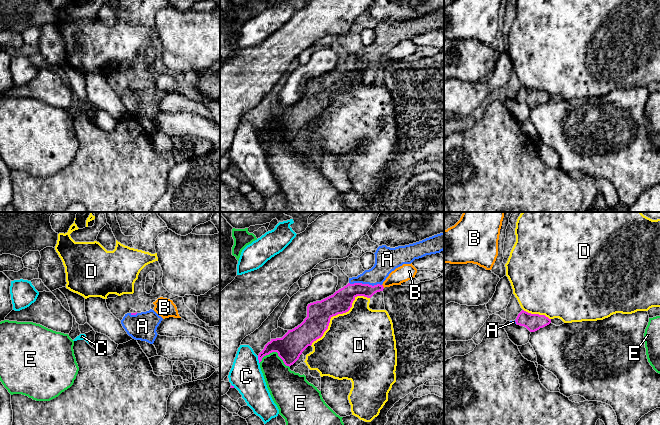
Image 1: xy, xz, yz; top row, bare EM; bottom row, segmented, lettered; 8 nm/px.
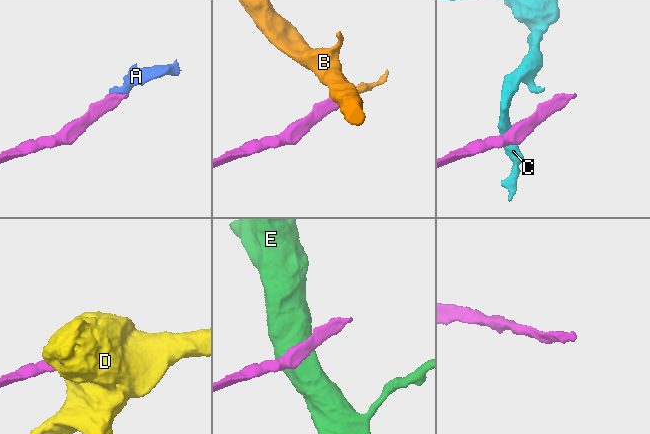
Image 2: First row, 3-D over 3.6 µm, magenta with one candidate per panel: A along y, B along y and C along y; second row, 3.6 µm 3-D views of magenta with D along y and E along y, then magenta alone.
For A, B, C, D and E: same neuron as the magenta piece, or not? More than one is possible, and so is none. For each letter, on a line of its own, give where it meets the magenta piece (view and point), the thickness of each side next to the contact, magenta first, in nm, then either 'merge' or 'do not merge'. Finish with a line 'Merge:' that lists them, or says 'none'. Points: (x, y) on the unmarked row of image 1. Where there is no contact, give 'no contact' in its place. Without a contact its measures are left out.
A: contact xz (365, 60); calibres 180 and 190 nm; merge
B: contact xz (382, 62); calibres 110 and 130 nm; do not merge
C: contact xz (258, 135); calibres 180 and 260 nm; do not merge
D: contact xz (338, 89); calibres 200 and 460 nm; do not merge
E: contact xz (275, 127); calibres 200 and 240 nm; do not merge
Merge: A

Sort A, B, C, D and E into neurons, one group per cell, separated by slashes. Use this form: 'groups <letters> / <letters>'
groups A / B / C / D / E

